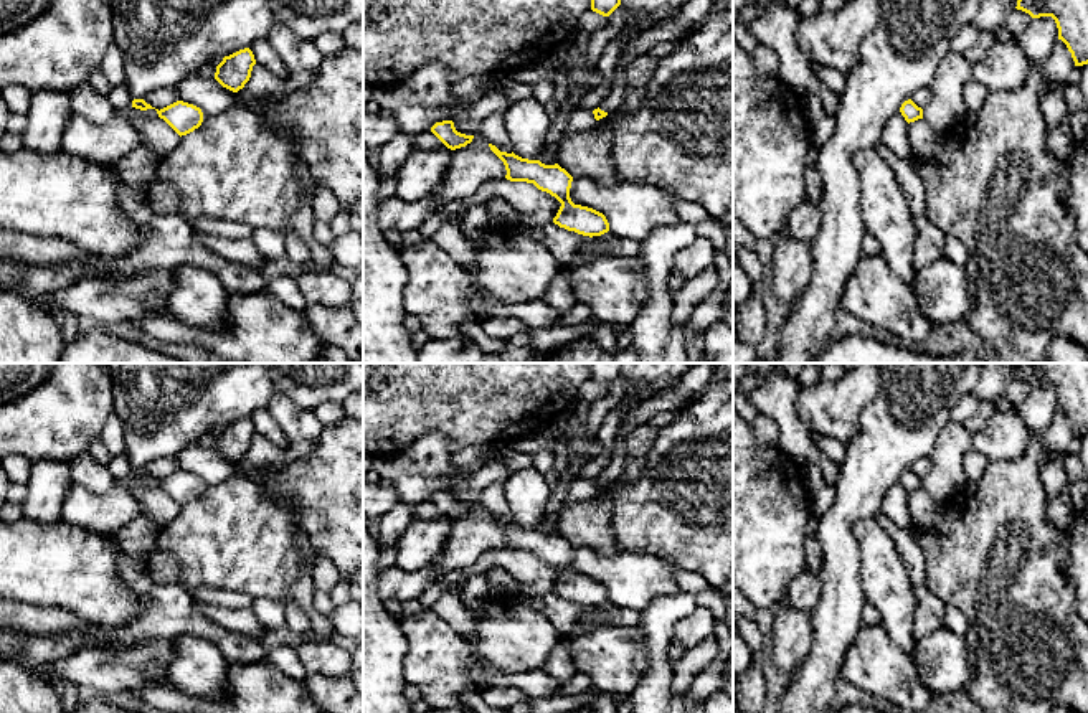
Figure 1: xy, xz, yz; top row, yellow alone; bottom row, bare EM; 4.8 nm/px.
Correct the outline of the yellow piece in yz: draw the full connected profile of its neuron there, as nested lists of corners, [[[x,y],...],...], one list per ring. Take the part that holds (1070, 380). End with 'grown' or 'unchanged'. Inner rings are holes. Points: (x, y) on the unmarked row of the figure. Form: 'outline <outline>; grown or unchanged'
outline [[[1020,363],[1017,380],[1052,386],[1075,436],[1088,434],[1088,363]]]; unchanged

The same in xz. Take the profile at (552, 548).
outline [[[492,513],[489,517],[504,531],[507,550],[533,553],[538,560],[550,563],[561,573],[553,588],[555,594],[589,607],[609,601],[609,593],[603,583],[571,571],[570,558],[573,546],[558,533],[545,535],[540,530],[522,528],[513,522],[500,522]]]; unchanged

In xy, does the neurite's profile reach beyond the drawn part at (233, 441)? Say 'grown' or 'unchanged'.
unchanged

